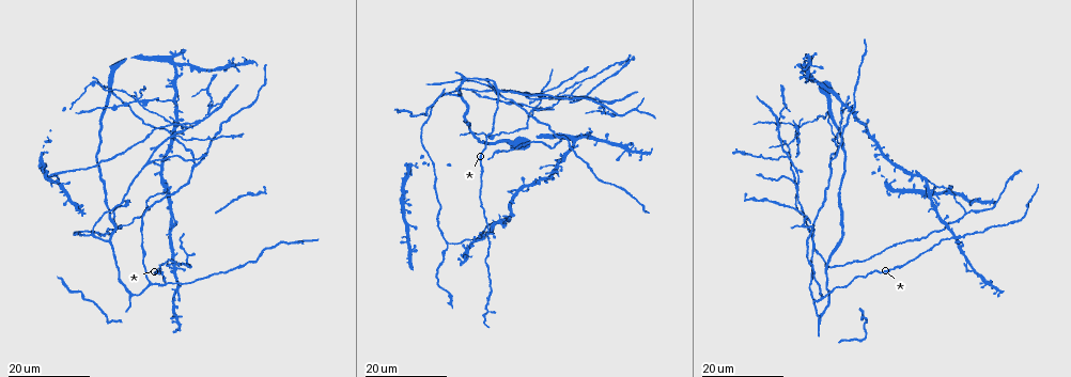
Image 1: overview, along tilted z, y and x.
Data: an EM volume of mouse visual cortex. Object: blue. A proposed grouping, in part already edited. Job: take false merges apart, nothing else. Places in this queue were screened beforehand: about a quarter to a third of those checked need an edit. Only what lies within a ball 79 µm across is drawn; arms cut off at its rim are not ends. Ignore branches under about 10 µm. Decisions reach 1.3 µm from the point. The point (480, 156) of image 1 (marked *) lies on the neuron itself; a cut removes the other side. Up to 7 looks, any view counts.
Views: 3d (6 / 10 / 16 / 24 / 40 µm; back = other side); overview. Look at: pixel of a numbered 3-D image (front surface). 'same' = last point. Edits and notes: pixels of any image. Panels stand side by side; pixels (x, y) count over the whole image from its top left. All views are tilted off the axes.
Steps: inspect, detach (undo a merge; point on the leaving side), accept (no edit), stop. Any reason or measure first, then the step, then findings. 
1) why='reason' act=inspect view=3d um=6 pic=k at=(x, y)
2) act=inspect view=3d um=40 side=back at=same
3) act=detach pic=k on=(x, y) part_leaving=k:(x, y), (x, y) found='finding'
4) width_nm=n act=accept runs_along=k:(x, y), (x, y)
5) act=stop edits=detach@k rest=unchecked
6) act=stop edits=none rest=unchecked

why='three arms meet' act=inspect view=3d um=24 pic=1 at=(498, 89)

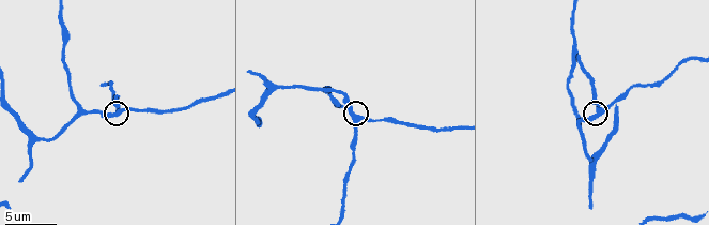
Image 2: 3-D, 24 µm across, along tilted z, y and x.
act=inspect view=3d um=6 pic=2 at=(356, 117)

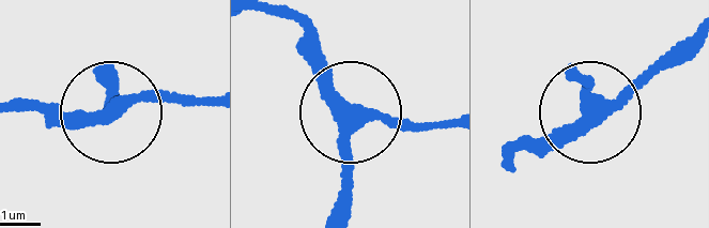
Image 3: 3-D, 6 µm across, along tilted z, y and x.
width_nm=290 act=accept runs_along=3:(338, 204), (354, 121), (444, 123) found='one neuron here'

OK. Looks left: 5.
why='three-way junction' act=inspect view=3d um=16 pic=2 at=(78, 111)

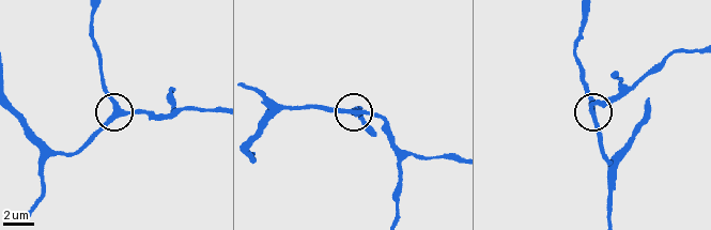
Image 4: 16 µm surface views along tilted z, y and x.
side_arm_um=81 act=accept runs_along=4:(693, 50), (665, 58), (596, 104), (593, 111), (585, 73) found='all the same neuron'

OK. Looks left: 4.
why='three arms meet' act=inspect view=3d um=24 pic=1 at=(795, 186)

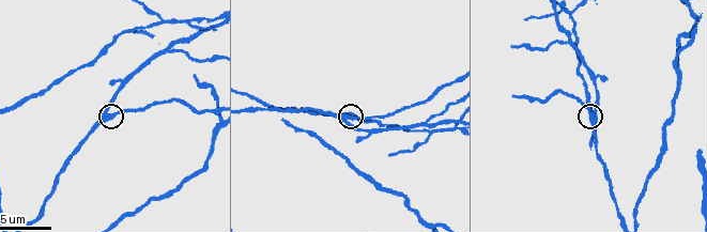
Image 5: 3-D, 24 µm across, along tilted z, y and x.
why='closer look' act=inspect view=3d um=10 pic=5 at=(592, 117)

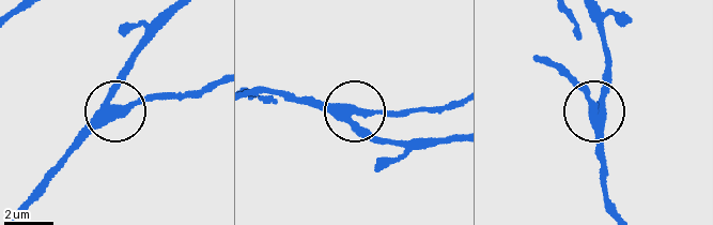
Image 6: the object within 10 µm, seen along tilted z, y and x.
why='other side' act=inspect view=3d um=10 side=back pic=6 at=(355, 111)

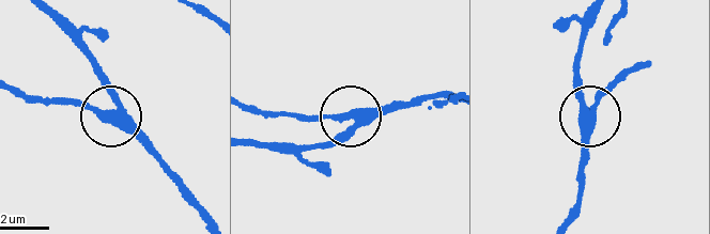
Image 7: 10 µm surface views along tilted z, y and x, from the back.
act=accept runs_along=7:(203, 218), (110, 116), (81, 107), (30, 103) found='one neuron here'

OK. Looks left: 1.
act=stop edits=none rest=unchecked

